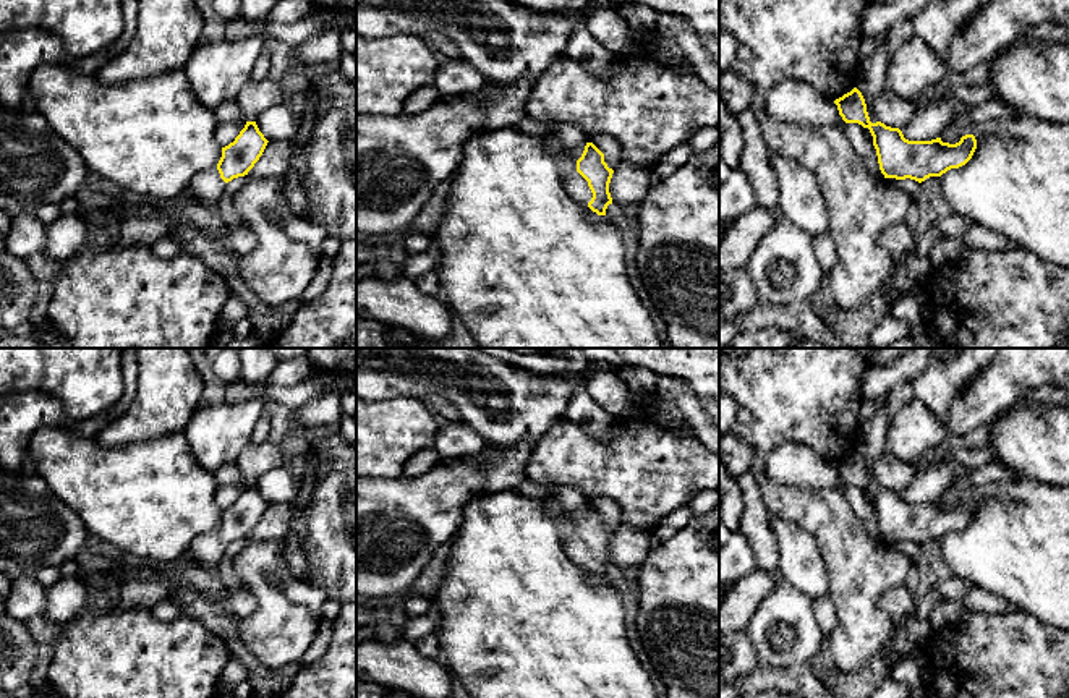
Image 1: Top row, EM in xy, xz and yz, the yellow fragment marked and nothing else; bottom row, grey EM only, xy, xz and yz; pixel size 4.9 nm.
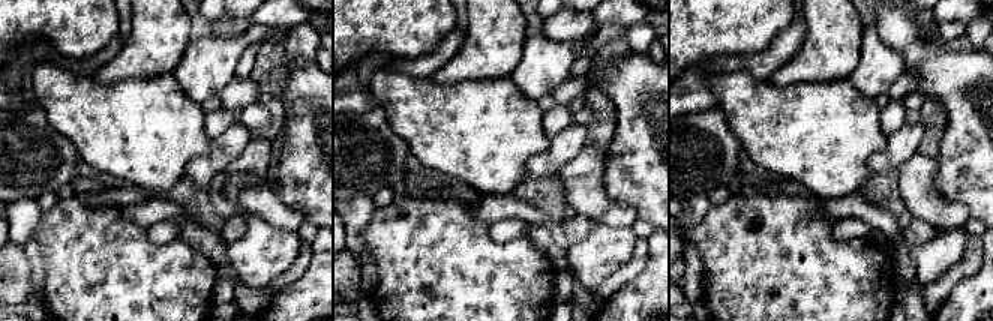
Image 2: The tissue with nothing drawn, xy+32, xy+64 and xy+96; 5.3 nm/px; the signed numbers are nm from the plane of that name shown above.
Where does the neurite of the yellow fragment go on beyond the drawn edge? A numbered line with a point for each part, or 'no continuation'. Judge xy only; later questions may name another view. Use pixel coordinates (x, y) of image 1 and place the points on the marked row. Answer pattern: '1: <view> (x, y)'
1: xy (208, 187)

